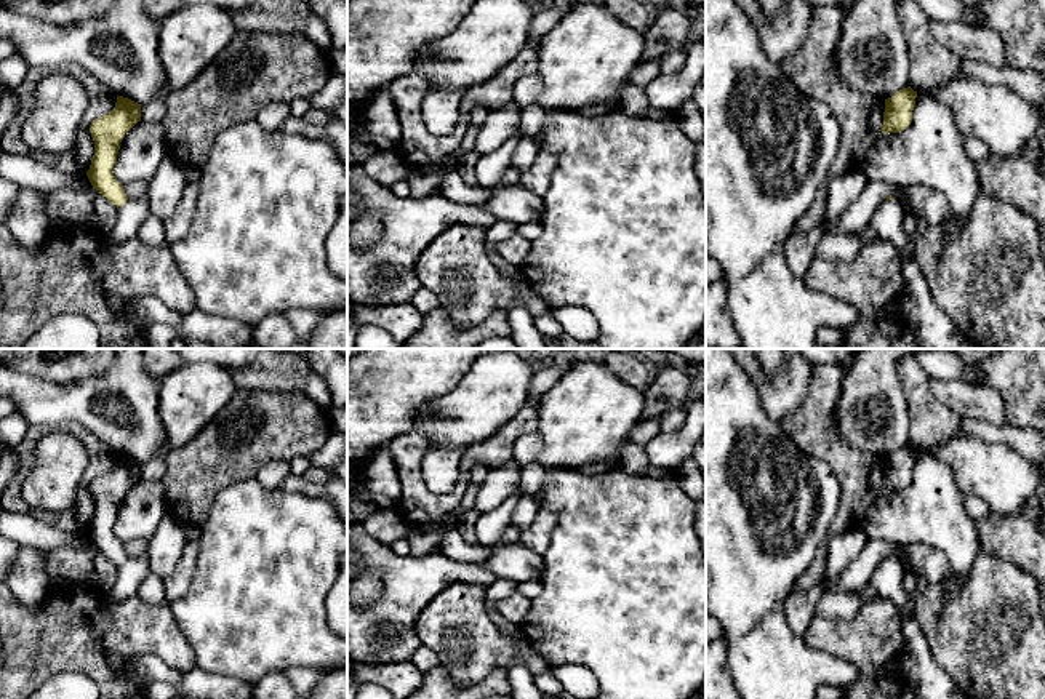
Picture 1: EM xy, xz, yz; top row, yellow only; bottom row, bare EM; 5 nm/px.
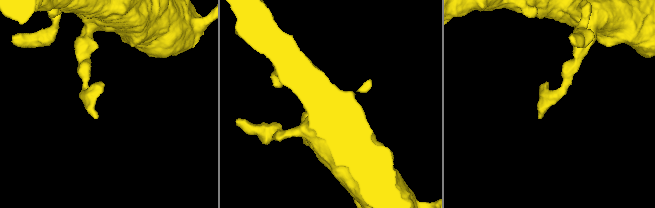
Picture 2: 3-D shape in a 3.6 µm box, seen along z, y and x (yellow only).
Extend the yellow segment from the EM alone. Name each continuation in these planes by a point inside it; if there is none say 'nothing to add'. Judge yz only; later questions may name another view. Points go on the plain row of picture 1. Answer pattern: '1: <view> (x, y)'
1: yz (924, 675)

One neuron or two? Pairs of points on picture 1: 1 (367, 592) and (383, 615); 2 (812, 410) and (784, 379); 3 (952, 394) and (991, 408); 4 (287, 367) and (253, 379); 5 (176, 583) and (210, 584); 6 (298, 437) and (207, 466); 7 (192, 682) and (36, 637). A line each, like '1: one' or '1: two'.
1: two
2: two
3: one
4: one
5: two
6: one
7: two

